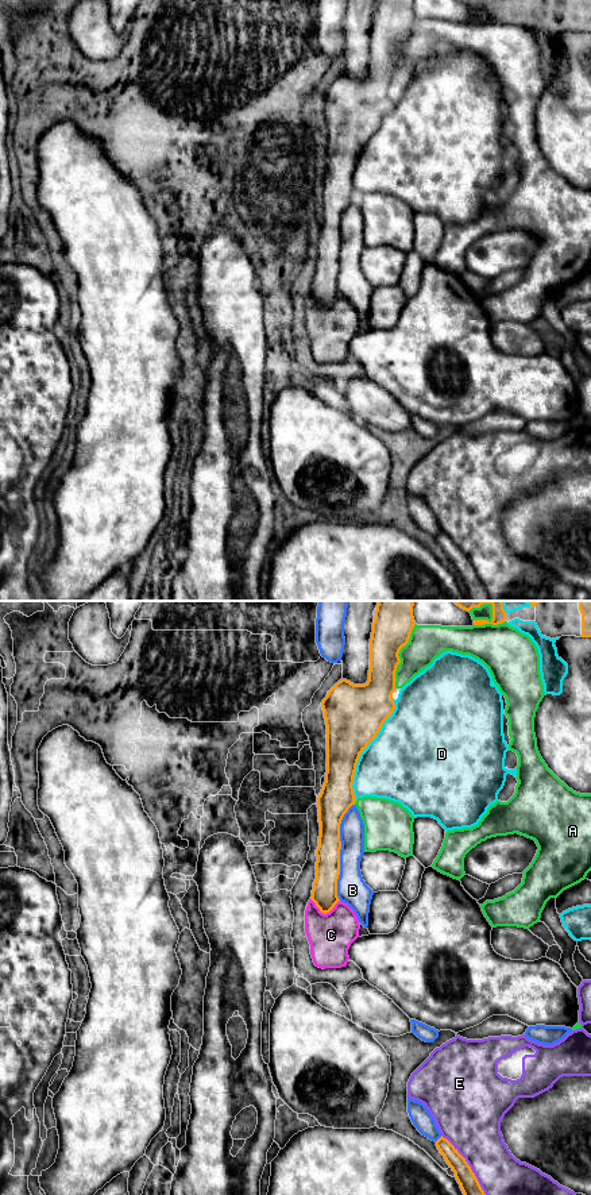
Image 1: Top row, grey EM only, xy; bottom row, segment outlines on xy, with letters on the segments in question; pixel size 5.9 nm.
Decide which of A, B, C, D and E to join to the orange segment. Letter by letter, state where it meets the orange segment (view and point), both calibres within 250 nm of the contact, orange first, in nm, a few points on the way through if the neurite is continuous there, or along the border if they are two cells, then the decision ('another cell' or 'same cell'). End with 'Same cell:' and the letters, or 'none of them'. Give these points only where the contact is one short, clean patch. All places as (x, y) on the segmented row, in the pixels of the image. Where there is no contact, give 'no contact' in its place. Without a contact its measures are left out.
A: meets orange in xy at (398, 656); 240 nm thick on the orange side, 200 nm on the other; another cell
B: meets orange in xy at (339, 852); 160 nm thick on the orange side, 180 nm on the other; another cell
C: meets orange in xy at (324, 913); 160 nm thick on the orange side, 260 nm on the other; same cell
D: meets orange in xy at (364, 748); 360 nm thick on the orange side, 460 nm on the other; another cell
E: meets orange in xy at (467, 1164); 110 nm thick on the orange side, 360 nm on the other; another cell
Same cell: C

